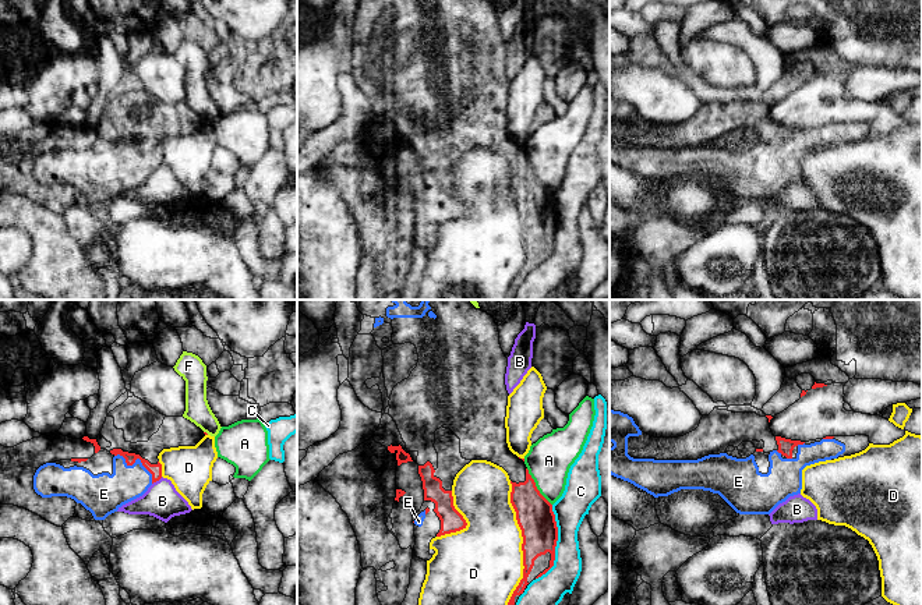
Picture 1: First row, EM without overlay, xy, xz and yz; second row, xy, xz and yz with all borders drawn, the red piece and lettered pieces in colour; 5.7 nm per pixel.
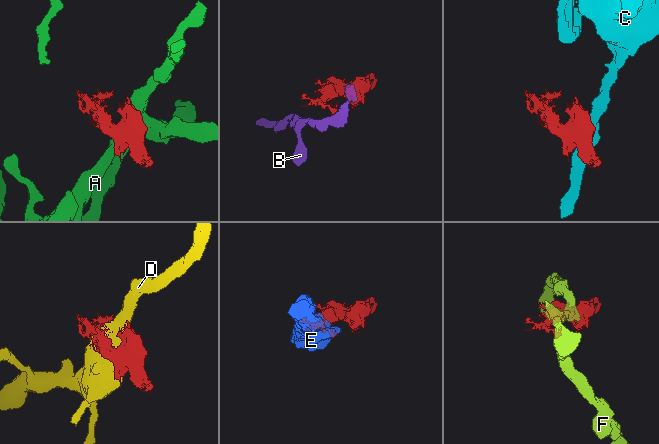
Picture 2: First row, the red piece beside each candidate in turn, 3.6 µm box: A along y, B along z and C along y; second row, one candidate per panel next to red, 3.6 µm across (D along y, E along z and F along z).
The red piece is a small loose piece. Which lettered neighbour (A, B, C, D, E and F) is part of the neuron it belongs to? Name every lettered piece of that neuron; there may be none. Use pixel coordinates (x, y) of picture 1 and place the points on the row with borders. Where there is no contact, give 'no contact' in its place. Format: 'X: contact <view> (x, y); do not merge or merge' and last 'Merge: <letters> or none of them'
A: contact xz (536, 487); do not merge
B: contact xy (156, 480); do not merge
C: contact xz (555, 544); do not merge
D: contact xz (523, 542); do not merge
E: contact xy (138, 457); merge
F: contact xy (205, 432); do not merge
Merge: E

